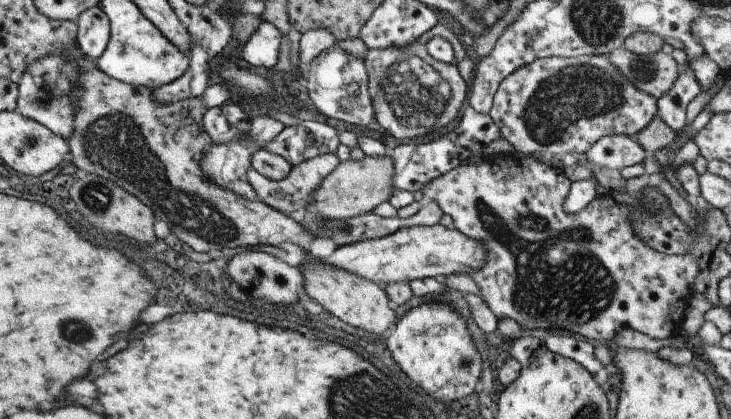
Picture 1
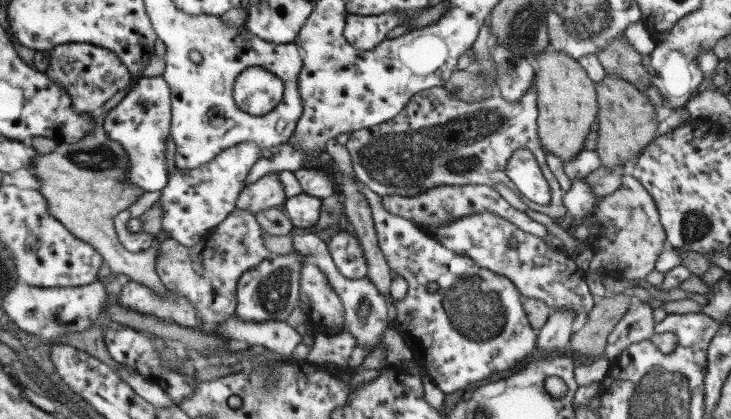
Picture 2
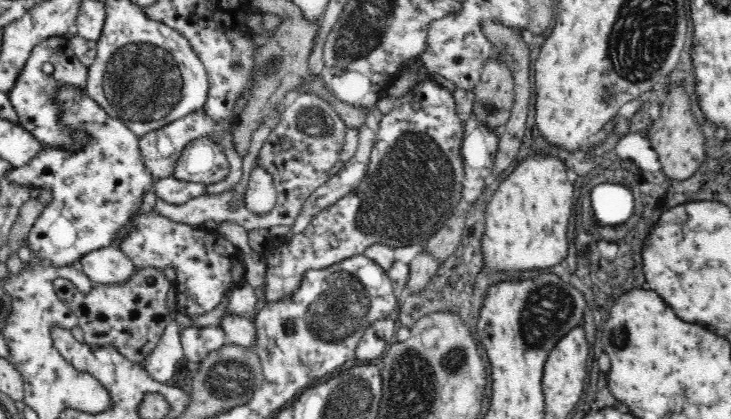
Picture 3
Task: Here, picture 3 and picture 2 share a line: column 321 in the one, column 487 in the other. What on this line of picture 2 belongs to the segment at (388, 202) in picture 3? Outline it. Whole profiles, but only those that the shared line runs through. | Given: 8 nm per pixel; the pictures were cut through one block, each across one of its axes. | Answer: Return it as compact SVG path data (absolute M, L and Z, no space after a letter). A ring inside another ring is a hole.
M491 212L465 216L453 224L447 224L445 228L435 228L429 236L447 250L453 250L463 258L471 258L479 268L507 278L507 282L517 288L521 298L533 298L545 302L555 312L565 310L575 316L581 312L589 314L595 306L585 284L585 272L575 266L573 256L553 252L541 238L519 230L515 224Z

